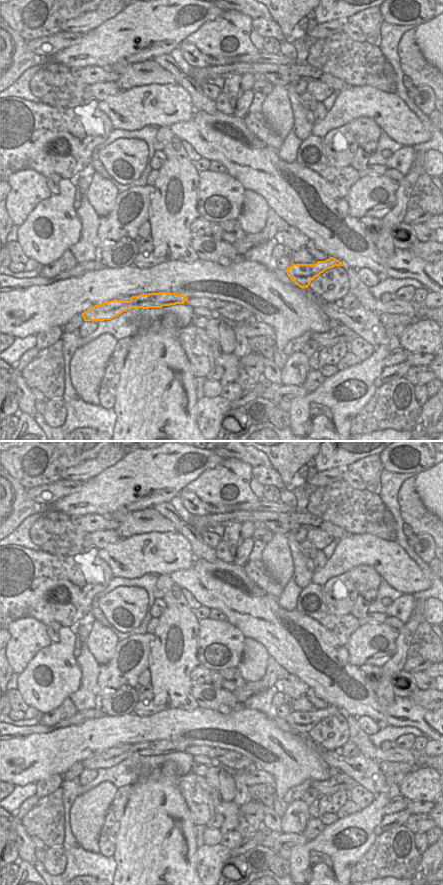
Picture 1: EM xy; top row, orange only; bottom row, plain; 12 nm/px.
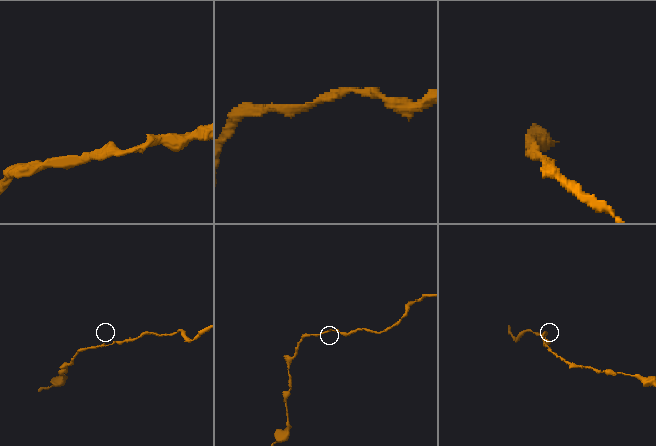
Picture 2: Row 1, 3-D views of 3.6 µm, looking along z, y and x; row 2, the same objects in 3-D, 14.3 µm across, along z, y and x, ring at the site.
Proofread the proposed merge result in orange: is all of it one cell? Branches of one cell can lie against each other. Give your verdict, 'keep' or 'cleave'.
keep

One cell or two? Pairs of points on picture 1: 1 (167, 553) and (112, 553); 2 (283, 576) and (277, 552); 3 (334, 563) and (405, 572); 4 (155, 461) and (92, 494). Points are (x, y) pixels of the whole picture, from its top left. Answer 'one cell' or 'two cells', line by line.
1: one cell
2: one cell
3: one cell
4: one cell

